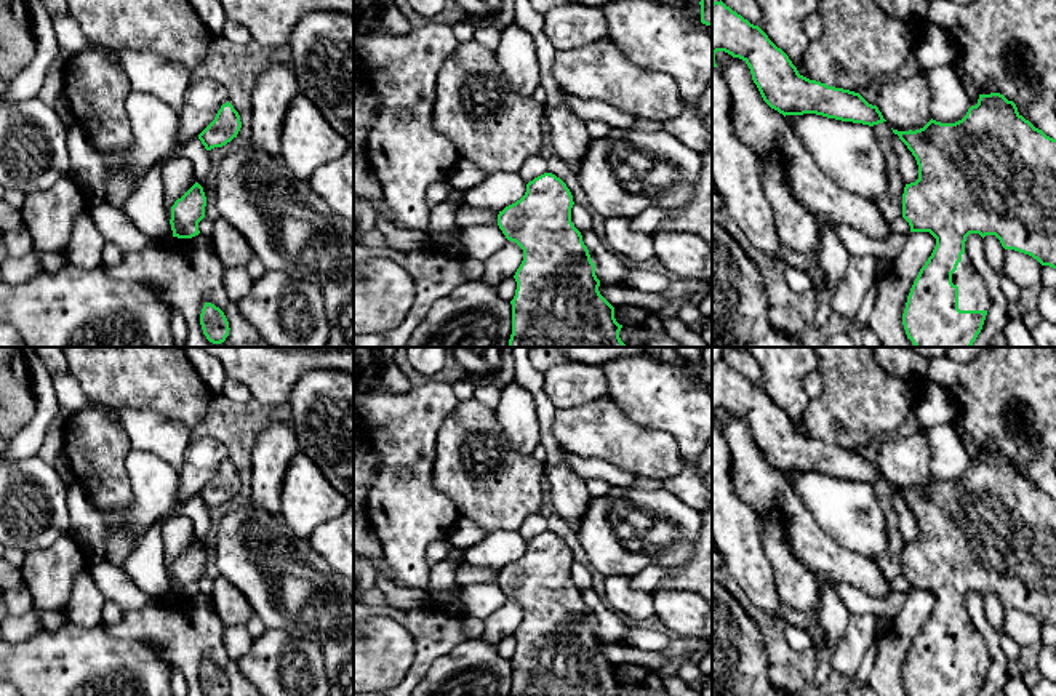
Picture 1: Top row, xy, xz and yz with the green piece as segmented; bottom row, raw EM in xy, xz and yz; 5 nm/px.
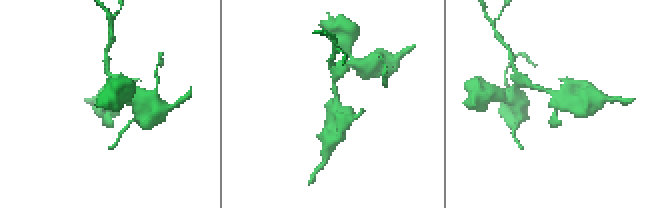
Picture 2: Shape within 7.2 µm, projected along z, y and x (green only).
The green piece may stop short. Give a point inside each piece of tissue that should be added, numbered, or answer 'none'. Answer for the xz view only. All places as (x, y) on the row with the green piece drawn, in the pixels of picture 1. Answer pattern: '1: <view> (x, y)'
none

